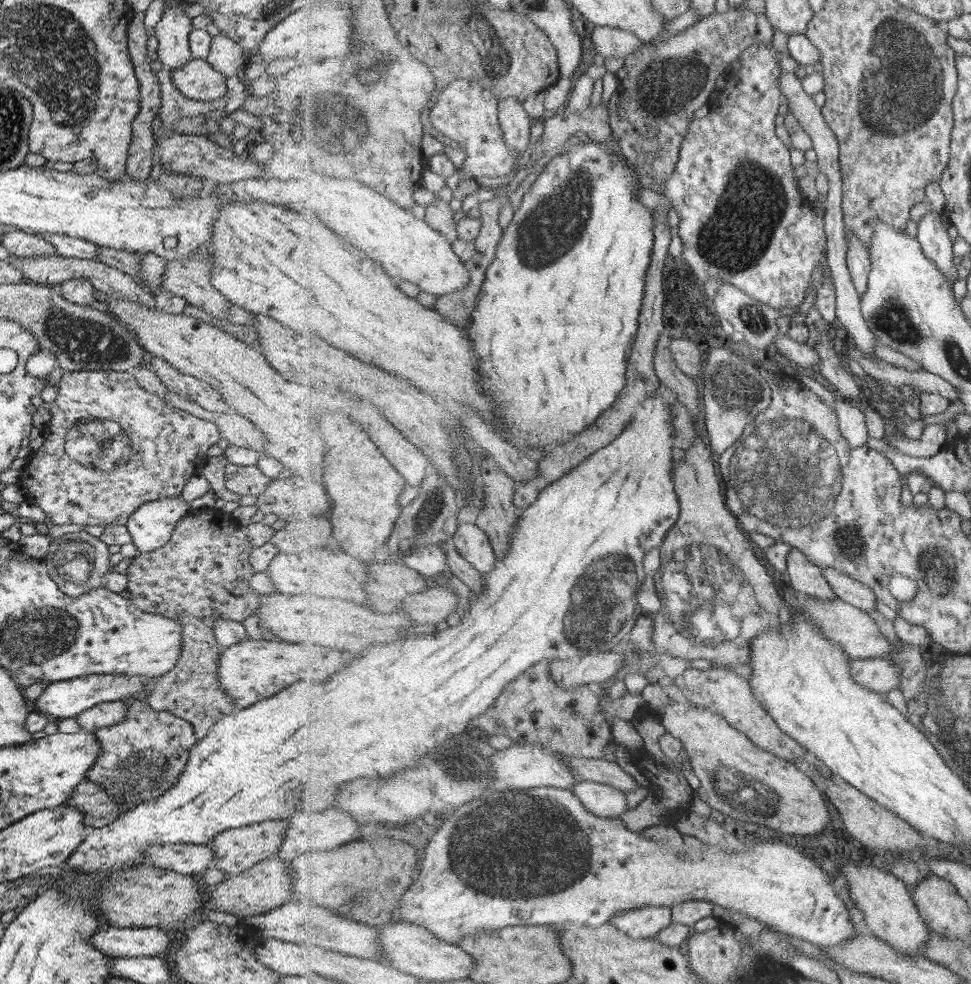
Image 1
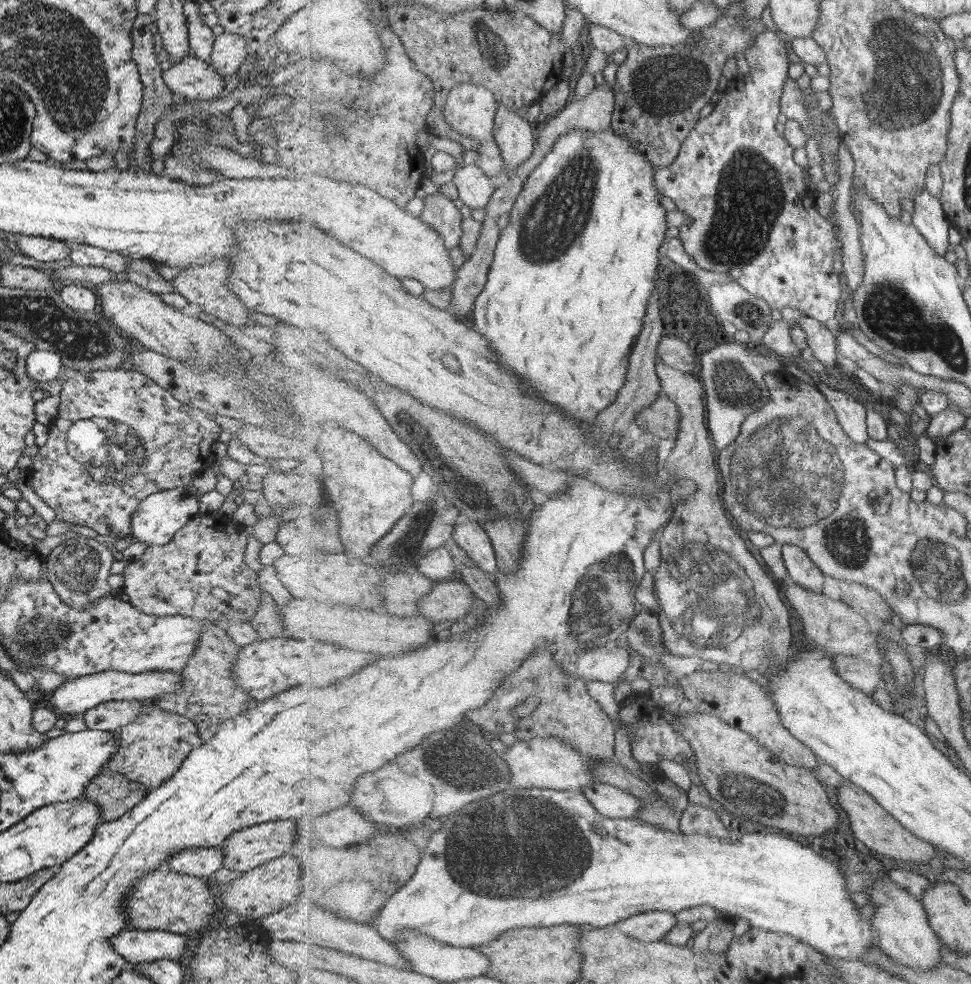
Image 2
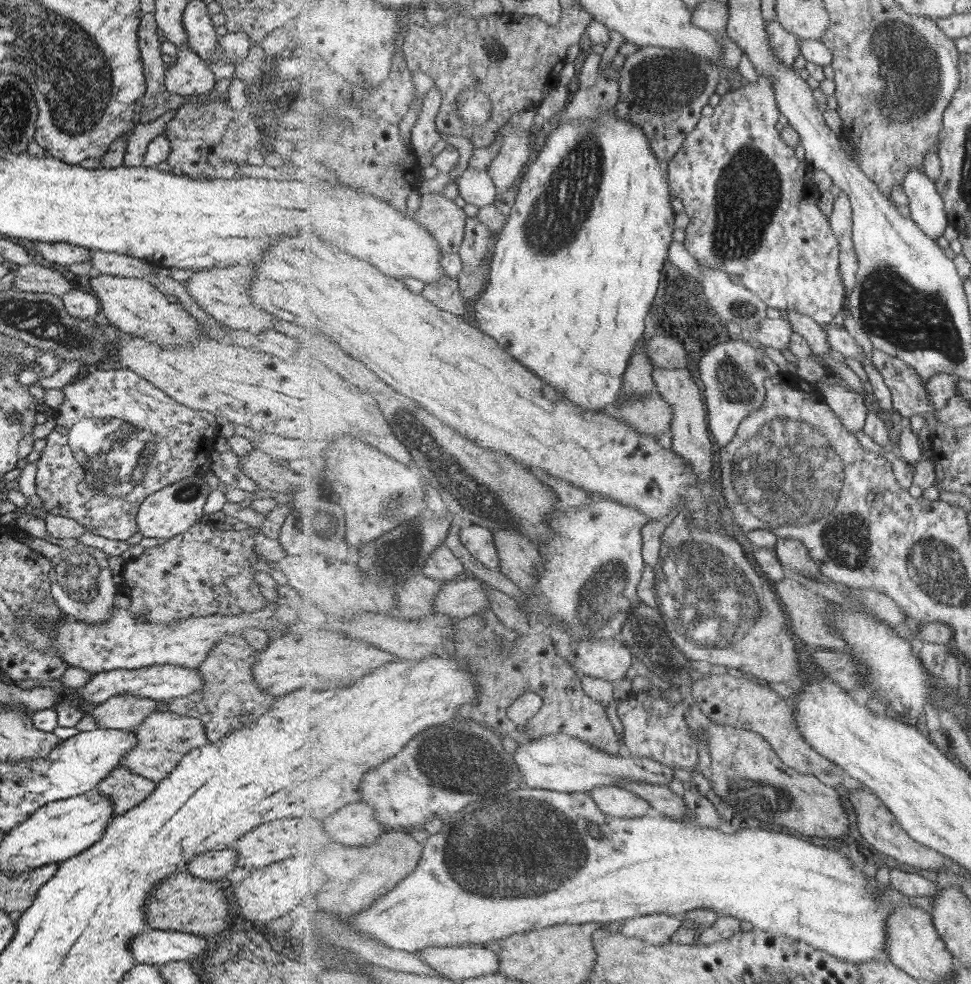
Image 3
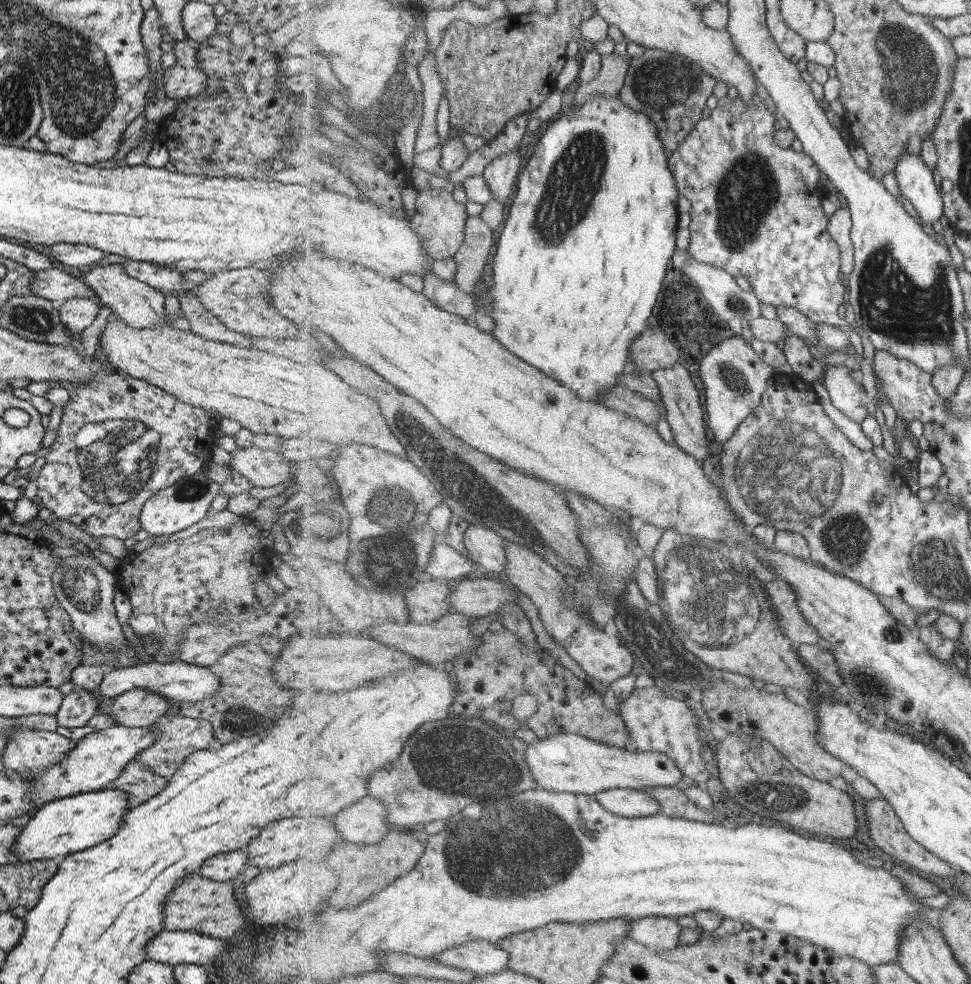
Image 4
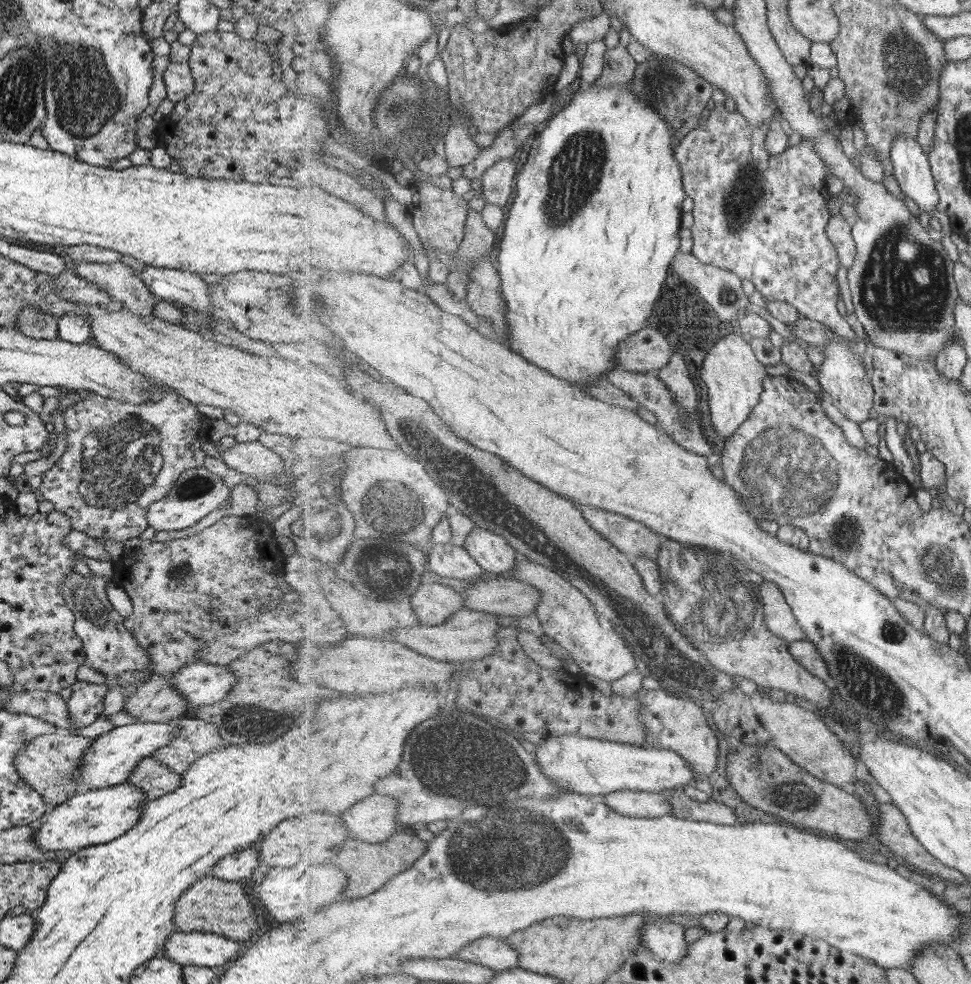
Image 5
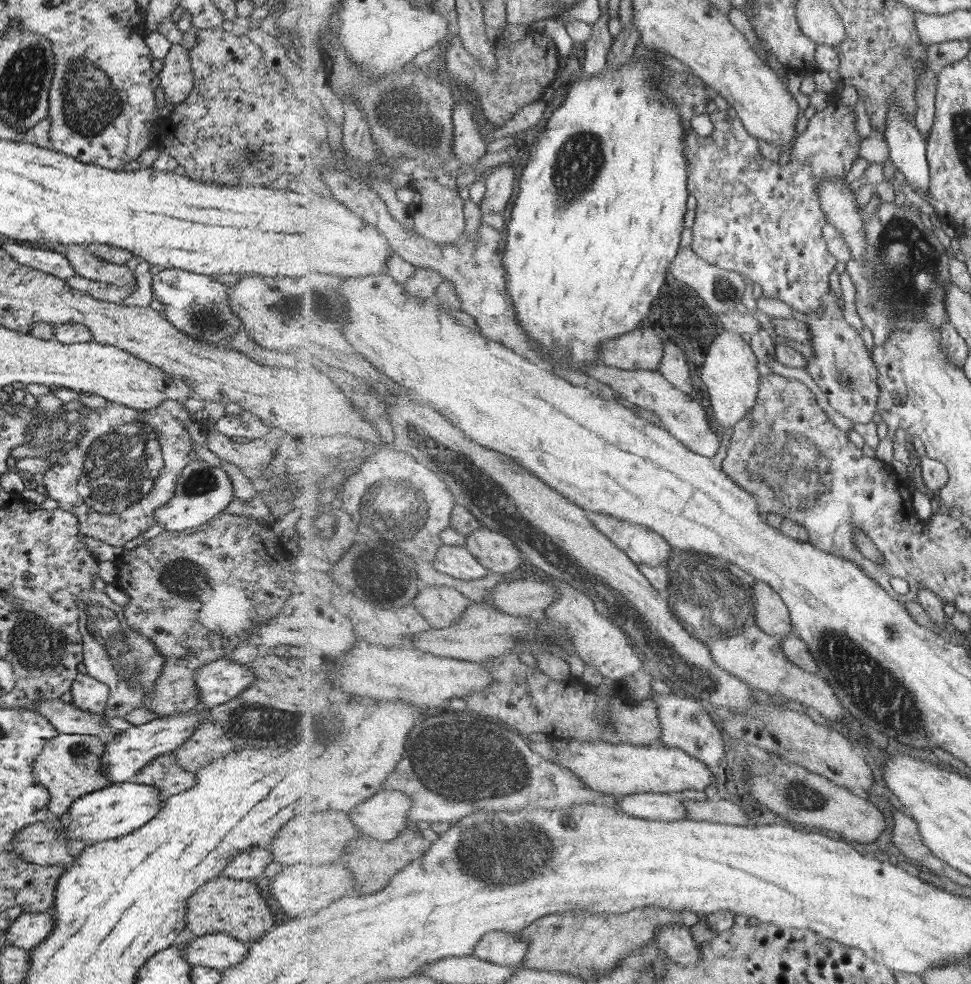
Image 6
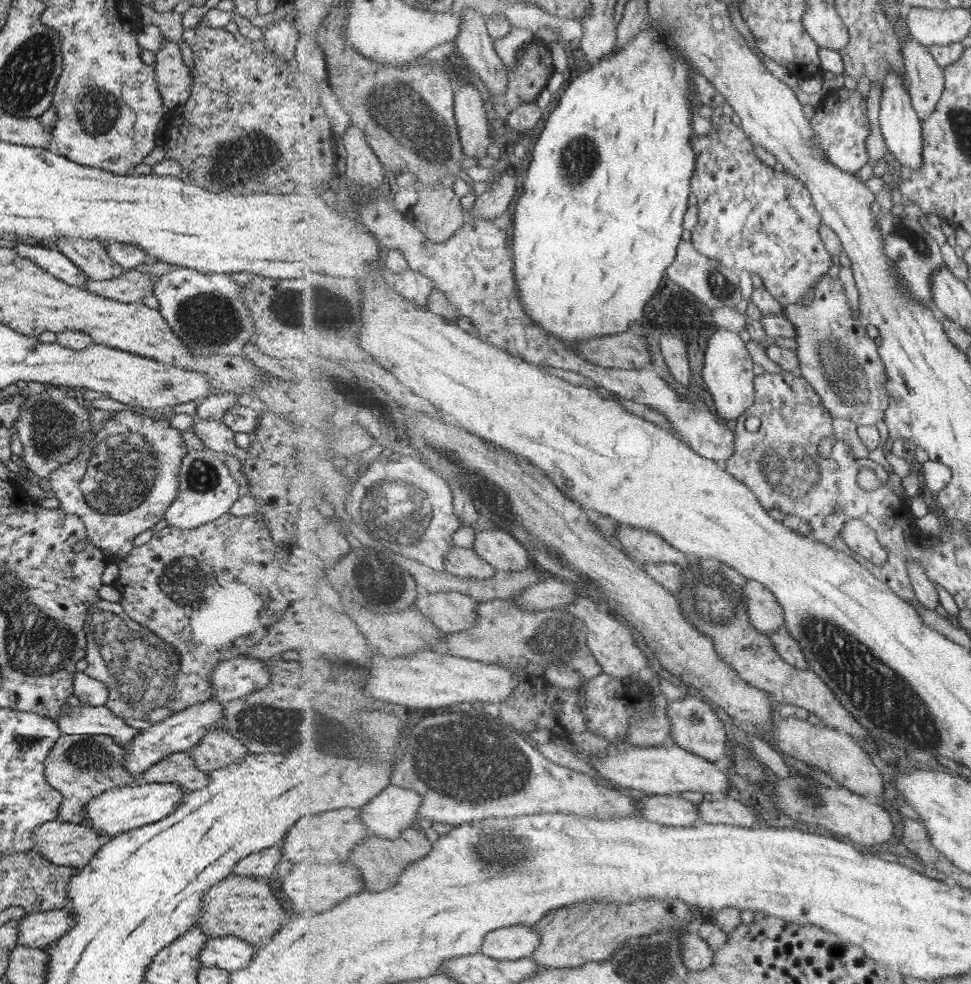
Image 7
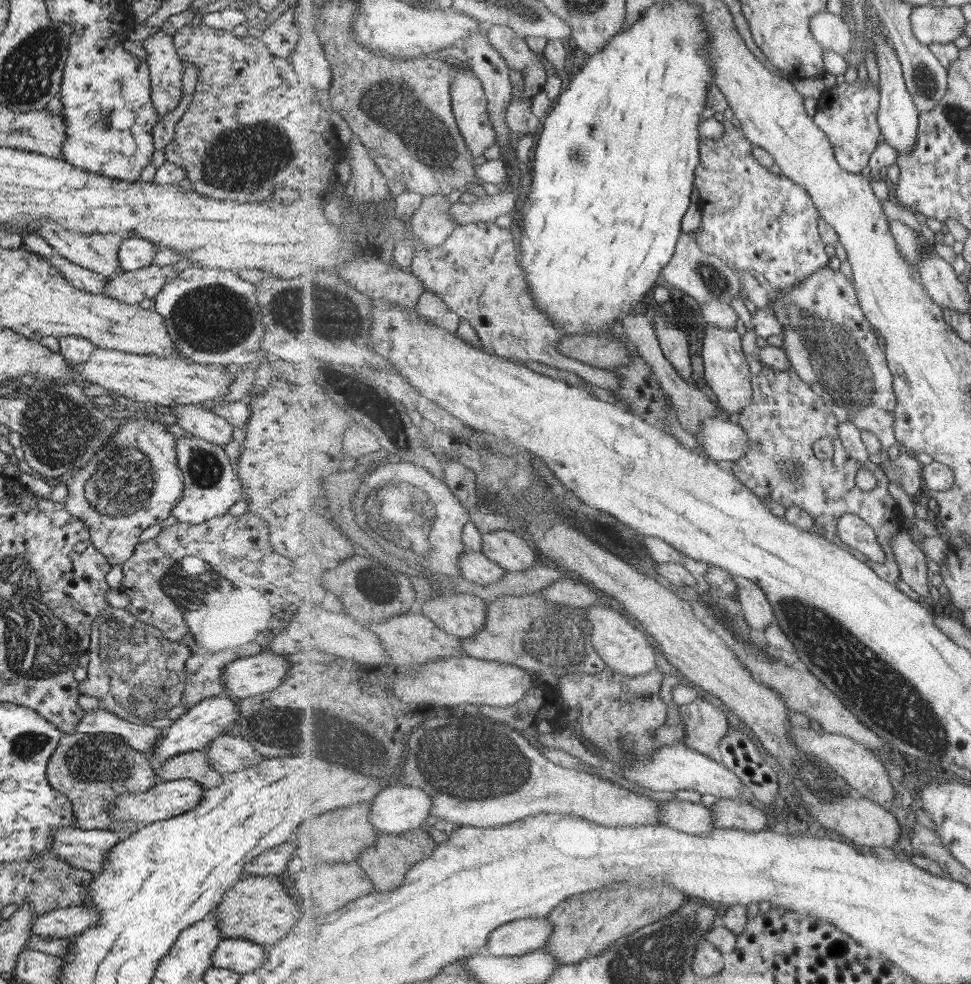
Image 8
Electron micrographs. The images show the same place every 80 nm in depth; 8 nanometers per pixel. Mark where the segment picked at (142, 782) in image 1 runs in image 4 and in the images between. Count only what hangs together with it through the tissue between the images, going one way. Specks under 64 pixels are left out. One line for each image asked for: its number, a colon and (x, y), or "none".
2: (151, 748)
3: (163, 738)
4: (177, 736)

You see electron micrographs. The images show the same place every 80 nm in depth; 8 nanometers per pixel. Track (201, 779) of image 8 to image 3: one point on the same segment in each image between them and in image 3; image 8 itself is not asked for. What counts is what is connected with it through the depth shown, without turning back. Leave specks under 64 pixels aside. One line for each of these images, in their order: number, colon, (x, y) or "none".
3: (126, 789)
4: (140, 784)
5: (154, 780)
6: (162, 773)
7: (176, 768)

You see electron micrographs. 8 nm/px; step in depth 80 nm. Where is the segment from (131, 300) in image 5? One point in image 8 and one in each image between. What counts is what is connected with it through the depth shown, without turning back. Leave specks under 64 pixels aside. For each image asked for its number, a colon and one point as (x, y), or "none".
6: (85, 264)
7: (88, 256)
8: (97, 253)

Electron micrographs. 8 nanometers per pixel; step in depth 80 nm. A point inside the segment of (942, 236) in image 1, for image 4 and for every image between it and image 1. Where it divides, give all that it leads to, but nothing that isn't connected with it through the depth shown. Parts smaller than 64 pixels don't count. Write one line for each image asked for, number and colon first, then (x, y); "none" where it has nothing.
2: (930, 218)
3: (927, 208)
4: (916, 181)

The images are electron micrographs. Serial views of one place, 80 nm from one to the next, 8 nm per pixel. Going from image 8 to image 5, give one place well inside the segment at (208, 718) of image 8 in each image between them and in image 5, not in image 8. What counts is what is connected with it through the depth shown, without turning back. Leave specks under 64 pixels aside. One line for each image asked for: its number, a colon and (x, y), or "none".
5: (110, 758)
6: (126, 752)
7: (184, 729)

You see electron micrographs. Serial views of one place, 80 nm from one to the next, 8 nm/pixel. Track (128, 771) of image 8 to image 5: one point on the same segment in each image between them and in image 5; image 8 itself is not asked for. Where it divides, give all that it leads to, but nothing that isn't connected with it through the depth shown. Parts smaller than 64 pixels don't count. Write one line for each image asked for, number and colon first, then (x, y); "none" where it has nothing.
5: (48, 763)
6: (68, 766)
7: (78, 767)

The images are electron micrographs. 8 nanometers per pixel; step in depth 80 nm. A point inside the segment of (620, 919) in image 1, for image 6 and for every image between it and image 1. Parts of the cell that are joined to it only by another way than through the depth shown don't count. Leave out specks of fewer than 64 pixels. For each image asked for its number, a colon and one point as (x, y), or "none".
2: (650, 926)
3: (656, 927)
4: (664, 932)
5: (666, 938)
6: (677, 941)

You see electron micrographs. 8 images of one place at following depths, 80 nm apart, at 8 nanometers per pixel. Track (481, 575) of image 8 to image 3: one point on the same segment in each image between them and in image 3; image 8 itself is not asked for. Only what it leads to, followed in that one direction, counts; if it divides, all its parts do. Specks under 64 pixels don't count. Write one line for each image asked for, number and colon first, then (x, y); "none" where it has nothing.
3: (441, 564)
4: (447, 562)
5: (447, 560)
6: (458, 561)
7: (463, 561)

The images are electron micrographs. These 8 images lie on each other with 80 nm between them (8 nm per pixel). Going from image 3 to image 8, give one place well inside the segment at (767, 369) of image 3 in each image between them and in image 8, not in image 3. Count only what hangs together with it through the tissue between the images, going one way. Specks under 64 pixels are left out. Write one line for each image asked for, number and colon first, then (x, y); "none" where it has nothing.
4: (735, 377)
5: (733, 376)
6: (729, 371)
7: (728, 369)
8: (727, 370)

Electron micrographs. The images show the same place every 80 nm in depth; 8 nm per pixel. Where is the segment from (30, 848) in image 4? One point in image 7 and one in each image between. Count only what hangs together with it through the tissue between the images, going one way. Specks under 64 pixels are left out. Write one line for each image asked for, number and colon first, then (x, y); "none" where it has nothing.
5: (93, 817)
6: (111, 812)
7: (117, 810)

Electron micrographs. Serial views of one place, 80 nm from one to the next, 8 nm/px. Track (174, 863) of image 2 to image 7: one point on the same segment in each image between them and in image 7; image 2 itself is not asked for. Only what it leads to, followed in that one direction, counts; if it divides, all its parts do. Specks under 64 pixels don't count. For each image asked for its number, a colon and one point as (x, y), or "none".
3: (213, 865)
4: (225, 866)
5: (234, 867)
6: (246, 865)
7: (257, 864)

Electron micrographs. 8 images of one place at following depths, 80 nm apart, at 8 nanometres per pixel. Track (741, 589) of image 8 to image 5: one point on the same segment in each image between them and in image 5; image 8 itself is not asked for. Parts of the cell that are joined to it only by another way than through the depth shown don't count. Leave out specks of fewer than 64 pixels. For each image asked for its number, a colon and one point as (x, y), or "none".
5: (779, 616)
6: (773, 615)
7: (767, 615)

